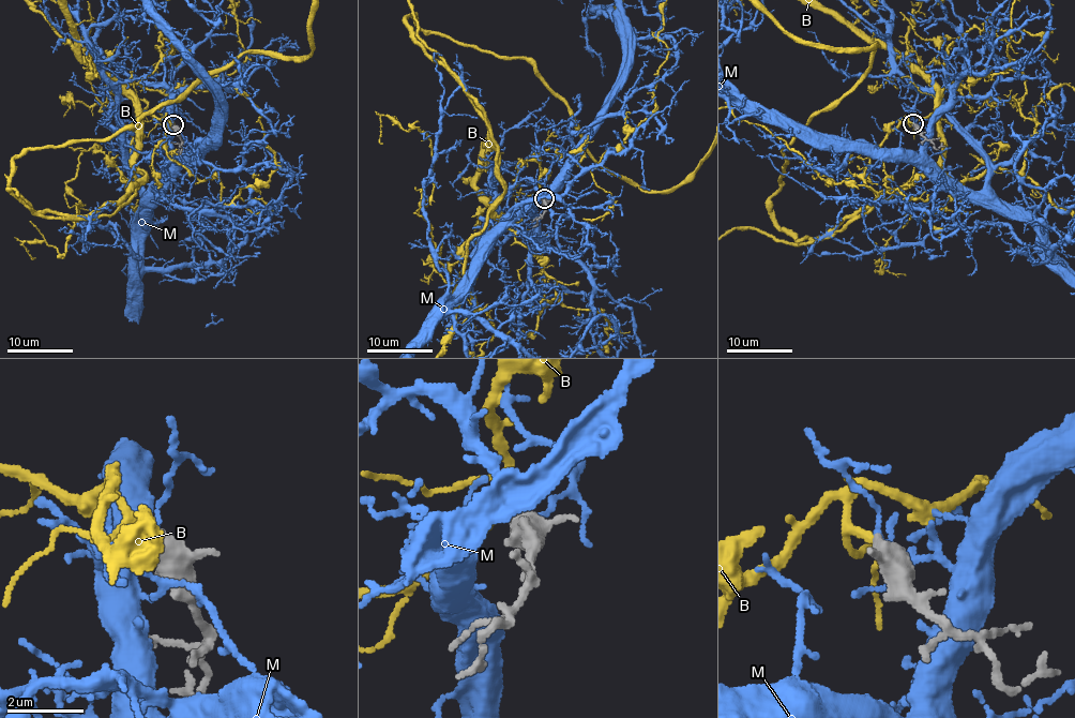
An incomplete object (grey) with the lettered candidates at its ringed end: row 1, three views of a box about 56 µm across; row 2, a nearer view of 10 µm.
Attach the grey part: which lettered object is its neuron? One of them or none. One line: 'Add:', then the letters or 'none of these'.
Add: B

